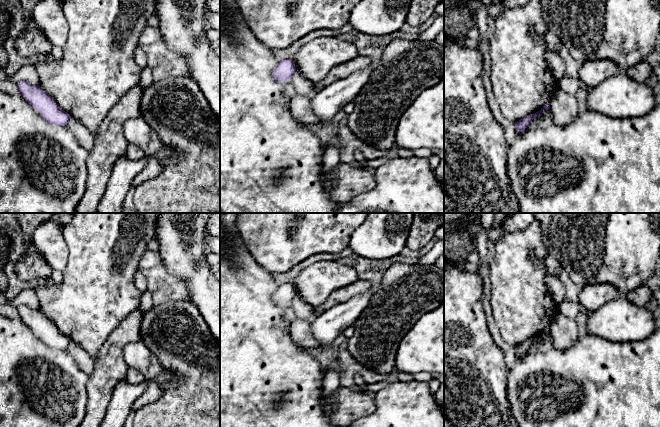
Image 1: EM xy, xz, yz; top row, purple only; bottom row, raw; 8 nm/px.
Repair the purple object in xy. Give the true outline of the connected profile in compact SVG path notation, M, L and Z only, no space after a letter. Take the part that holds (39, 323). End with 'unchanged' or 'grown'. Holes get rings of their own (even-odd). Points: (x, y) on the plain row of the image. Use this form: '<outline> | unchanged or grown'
M26 305L17 307L19 319L23 321L46 345L53 349L67 349L71 340L62 334L56 325L39 309Z | unchanged

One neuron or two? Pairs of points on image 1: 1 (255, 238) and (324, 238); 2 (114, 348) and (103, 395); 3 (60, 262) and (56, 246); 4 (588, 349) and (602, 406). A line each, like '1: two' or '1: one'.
1: one
2: one
3: one
4: one

